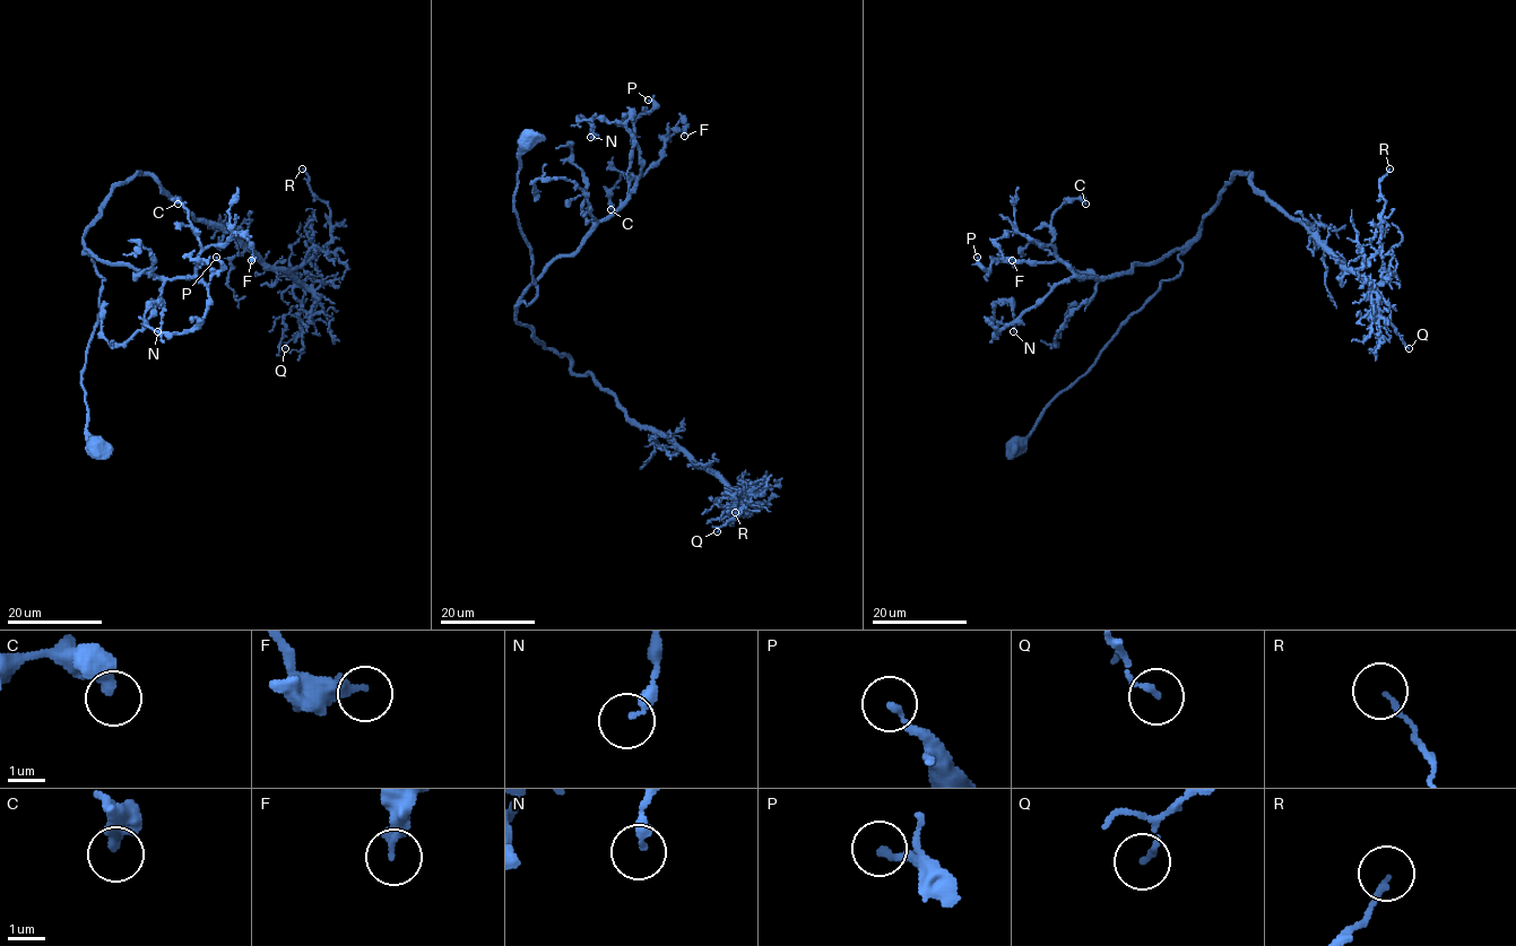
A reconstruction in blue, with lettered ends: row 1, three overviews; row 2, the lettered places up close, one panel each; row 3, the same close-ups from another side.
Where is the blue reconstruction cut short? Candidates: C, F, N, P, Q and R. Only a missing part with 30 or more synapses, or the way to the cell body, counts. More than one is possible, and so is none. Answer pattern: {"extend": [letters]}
{"extend": []}

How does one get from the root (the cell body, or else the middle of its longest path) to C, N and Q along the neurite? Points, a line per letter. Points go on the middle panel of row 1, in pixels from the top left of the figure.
C: (529, 142), (519, 156), (514, 210), (537, 297), (517, 304), (626, 200), (632, 174), (621, 174), (611, 209)
N: (529, 142), (514, 194), (537, 288), (527, 305), (522, 292), (639, 179), (622, 123), (577, 116), (590, 137)
Q: (529, 142), (514, 210), (537, 297), (516, 319), (746, 501), (717, 531)

